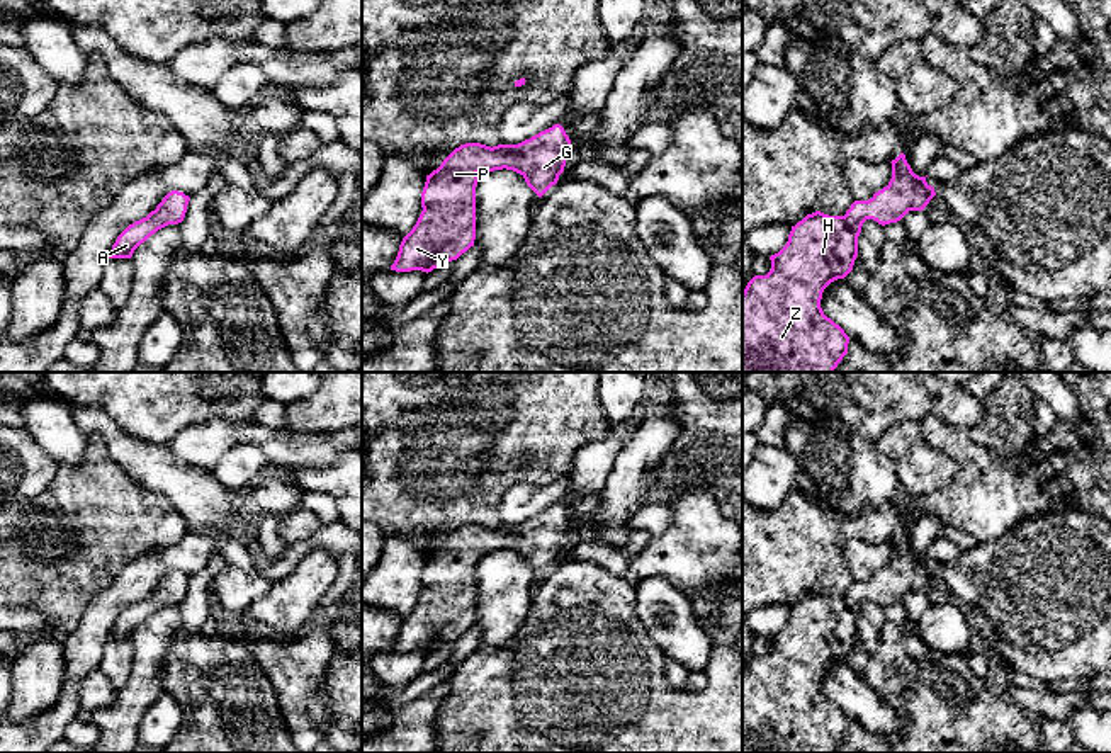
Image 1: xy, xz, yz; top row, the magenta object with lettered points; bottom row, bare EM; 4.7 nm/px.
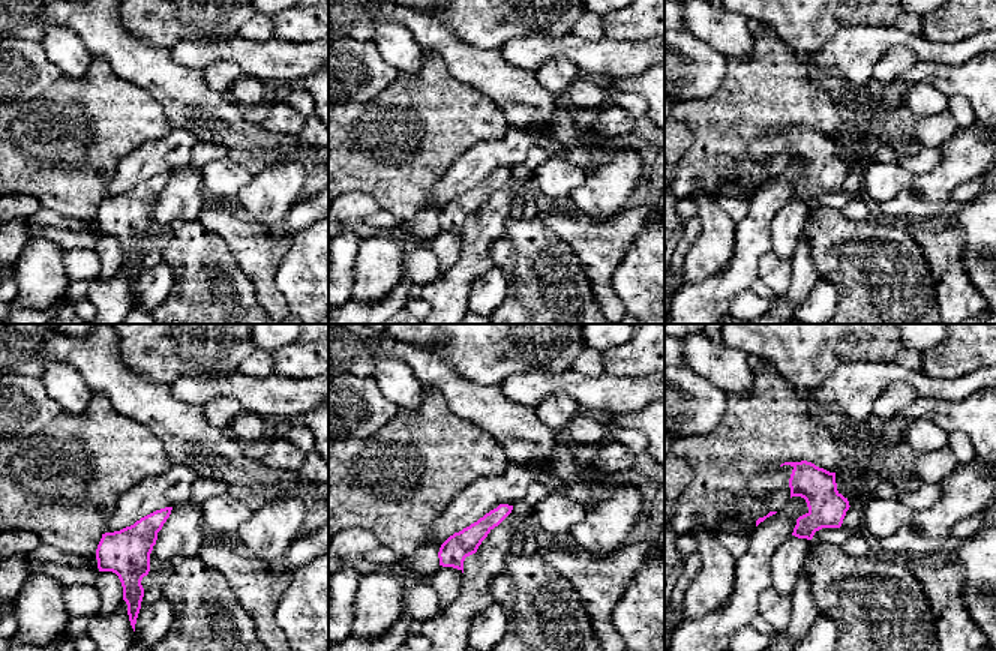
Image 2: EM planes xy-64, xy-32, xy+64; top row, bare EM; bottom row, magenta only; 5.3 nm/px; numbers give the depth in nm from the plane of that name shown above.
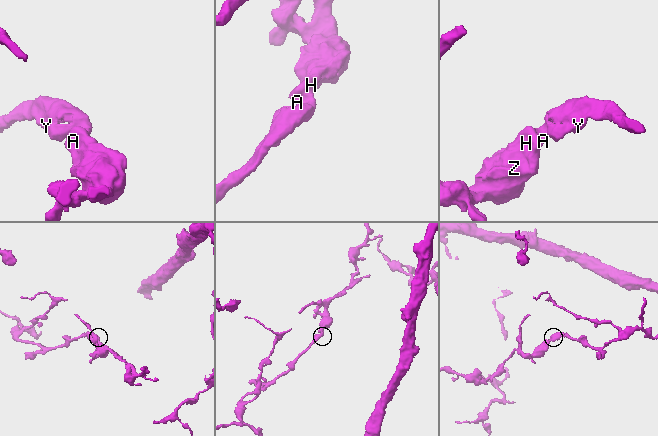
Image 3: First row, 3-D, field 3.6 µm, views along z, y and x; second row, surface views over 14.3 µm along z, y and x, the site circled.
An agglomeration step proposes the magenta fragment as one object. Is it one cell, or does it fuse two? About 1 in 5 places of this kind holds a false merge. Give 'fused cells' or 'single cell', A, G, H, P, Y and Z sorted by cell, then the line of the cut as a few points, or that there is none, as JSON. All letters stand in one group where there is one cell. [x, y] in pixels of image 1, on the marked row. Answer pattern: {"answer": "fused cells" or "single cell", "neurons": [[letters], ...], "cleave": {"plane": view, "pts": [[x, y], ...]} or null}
{"answer": "single cell", "neurons": [["A", "G", "H", "P", "Y", "Z"]], "cleave": null}

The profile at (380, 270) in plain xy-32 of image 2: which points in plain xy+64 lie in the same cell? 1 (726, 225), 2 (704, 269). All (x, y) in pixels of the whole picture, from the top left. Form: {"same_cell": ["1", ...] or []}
{"same_cell": ["1", "2"]}

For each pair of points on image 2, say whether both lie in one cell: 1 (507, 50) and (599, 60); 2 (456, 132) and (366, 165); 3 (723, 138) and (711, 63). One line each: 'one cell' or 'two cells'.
1: one cell
2: one cell
3: two cells

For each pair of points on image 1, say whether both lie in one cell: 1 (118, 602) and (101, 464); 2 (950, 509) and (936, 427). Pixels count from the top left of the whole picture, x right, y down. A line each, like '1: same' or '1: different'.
1: different
2: same

